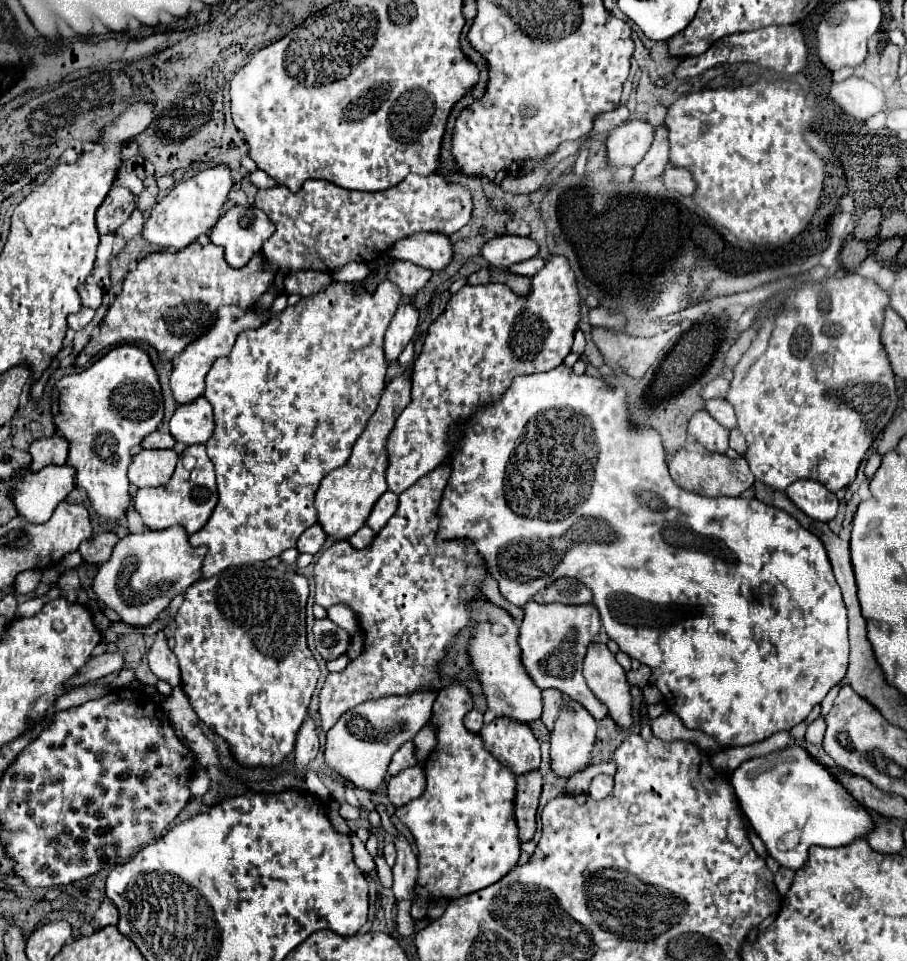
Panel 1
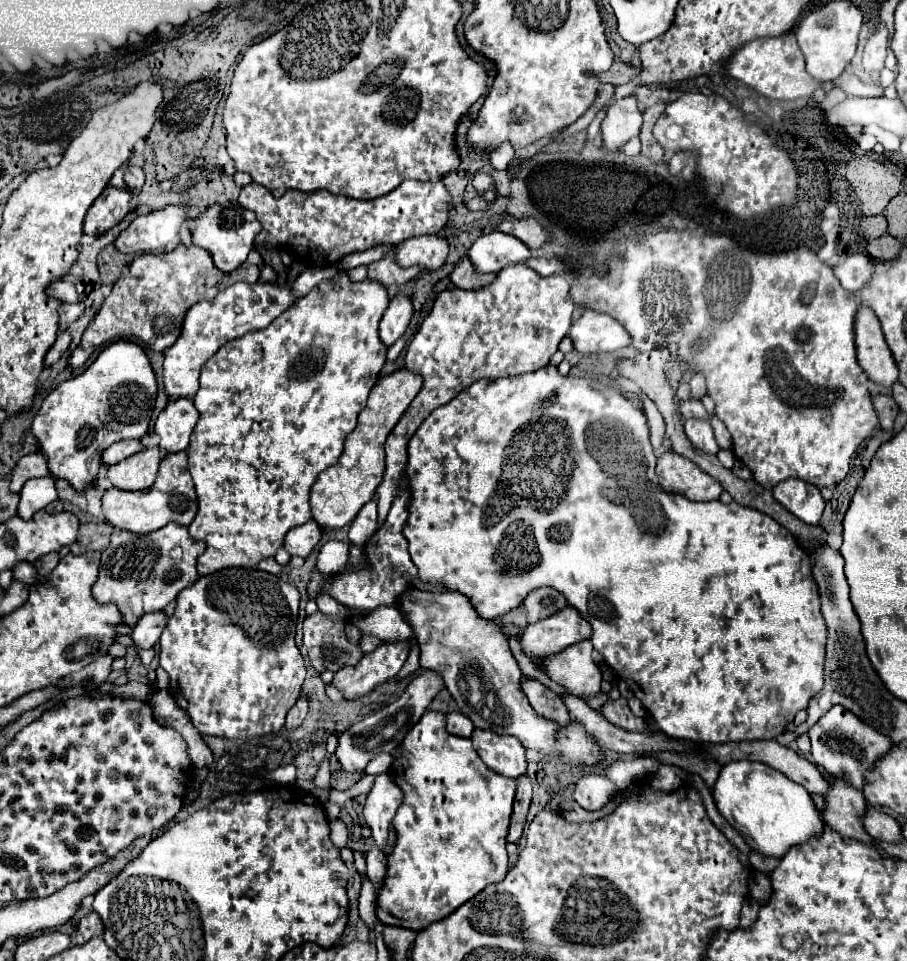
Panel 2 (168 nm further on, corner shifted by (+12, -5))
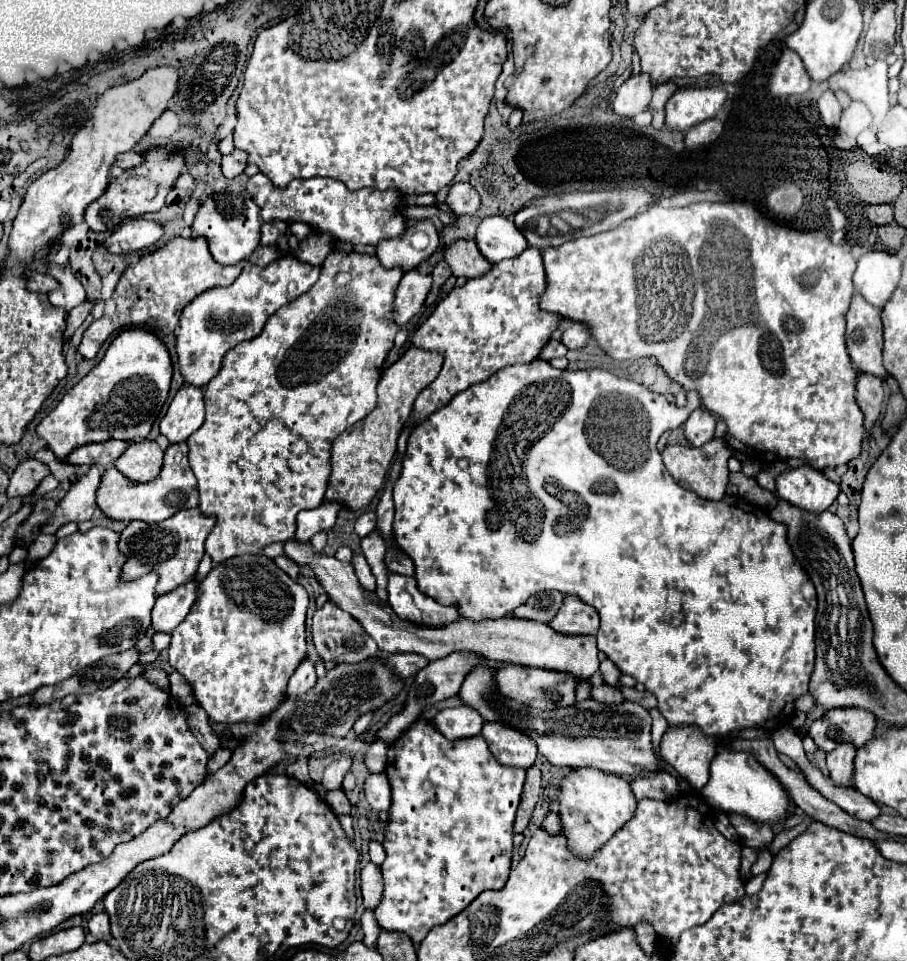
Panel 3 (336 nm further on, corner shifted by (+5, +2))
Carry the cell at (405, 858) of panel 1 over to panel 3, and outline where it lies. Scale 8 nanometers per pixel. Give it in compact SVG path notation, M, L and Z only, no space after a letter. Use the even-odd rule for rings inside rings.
M371 773L365 781L365 797L375 813L389 813L391 809L391 785L385 773Z

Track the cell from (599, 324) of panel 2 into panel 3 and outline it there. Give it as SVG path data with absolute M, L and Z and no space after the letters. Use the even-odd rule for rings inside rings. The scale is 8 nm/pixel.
M571 323L571 327L567 327L563 331L563 343L569 347L569 349L581 349L585 347L589 341L593 339L591 335L591 329L585 325L585 323Z

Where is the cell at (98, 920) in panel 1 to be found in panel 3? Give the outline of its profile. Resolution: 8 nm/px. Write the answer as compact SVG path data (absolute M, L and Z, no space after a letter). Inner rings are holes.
M97 913L97 915L93 915L93 917L89 919L87 927L89 927L89 931L91 931L91 935L93 935L95 939L101 939L101 941L109 941L109 939L111 939L107 913Z

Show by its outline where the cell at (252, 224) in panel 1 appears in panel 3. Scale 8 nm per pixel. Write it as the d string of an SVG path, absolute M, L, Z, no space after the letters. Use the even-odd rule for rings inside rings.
M247 191L215 193L199 207L195 221L191 225L191 231L193 231L193 237L205 237L209 241L211 255L217 263L235 265L243 259L249 259L249 255L259 245L259 237L261 237L259 209Z

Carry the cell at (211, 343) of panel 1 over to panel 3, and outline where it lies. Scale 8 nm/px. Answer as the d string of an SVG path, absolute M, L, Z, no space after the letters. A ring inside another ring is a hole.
M295 257L277 259L267 267L257 267L247 263L241 275L229 287L217 287L215 291L205 291L195 297L181 313L177 327L177 355L179 369L185 385L203 387L217 375L225 351L235 347L245 339L253 339L261 333L265 321L279 311L283 305L291 303L299 295L307 293L319 279L319 267L303 263Z

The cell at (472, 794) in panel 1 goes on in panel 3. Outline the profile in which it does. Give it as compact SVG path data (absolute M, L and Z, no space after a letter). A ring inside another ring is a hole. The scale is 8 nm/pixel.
M417 719L409 731L389 745L385 773L391 781L393 803L383 843L387 851L387 859L381 865L385 889L375 907L375 917L383 929L407 933L417 945L431 927L447 923L479 893L501 889L507 883L513 851L513 821L525 783L525 769L497 763L481 735L451 741L431 721Z

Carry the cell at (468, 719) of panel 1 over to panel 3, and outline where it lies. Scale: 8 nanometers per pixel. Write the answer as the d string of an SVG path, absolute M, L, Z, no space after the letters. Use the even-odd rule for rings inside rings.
M467 705L439 711L437 717L433 719L433 723L449 739L463 739L463 737L479 735L481 727L483 727L481 715Z

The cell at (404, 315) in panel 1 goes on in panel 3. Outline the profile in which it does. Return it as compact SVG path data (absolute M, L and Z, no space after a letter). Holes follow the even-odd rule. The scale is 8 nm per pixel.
M417 269L403 275L393 303L393 319L399 327L405 327L411 317L421 309L431 289L431 277L421 275Z

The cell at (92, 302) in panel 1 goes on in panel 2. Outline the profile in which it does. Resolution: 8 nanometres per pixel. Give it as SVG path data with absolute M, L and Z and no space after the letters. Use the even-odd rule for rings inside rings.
M58 280L58 282L50 284L50 288L46 288L46 294L54 296L60 302L78 302L80 300L74 284L70 284L66 280Z

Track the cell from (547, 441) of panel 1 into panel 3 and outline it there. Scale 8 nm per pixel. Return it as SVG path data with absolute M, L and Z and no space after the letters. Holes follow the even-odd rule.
M543 359L525 365L509 365L499 373L493 373L487 381L475 383L457 393L449 405L429 415L425 423L411 431L407 439L407 453L401 461L403 469L393 489L395 539L415 563L415 579L419 589L439 603L457 605L465 619L481 621L505 617L523 605L533 593L551 589L575 595L583 603L595 607L601 615L601 627L597 633L599 651L603 651L621 673L631 675L657 697L657 707L669 725L693 725L711 737L727 737L749 727L777 731L791 721L795 701L809 691L815 667L817 591L787 543L787 525L773 521L767 511L749 509L731 497L721 501L705 501L693 491L677 485L663 469L663 461L657 451L659 437L667 429L681 427L689 413L697 407L699 395L695 395L695 391L687 393L687 407L675 407L669 405L661 393L653 393L631 379L621 379L607 369L561 371ZM683 553L689 553L691 561L685 561Z

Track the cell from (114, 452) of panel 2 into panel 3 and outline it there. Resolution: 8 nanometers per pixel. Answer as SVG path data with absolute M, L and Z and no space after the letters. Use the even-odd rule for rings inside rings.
M109 439L105 443L89 443L89 445L83 445L81 449L75 449L65 459L65 463L111 467L127 447L129 447L129 443L127 441L119 441L119 439Z

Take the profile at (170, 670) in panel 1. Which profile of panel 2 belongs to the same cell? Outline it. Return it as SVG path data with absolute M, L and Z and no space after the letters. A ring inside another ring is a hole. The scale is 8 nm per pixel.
M164 610L162 612L150 612L150 614L142 616L142 620L138 620L138 624L134 626L132 640L140 648L152 648L158 642L166 624L168 624L168 616L164 614Z

